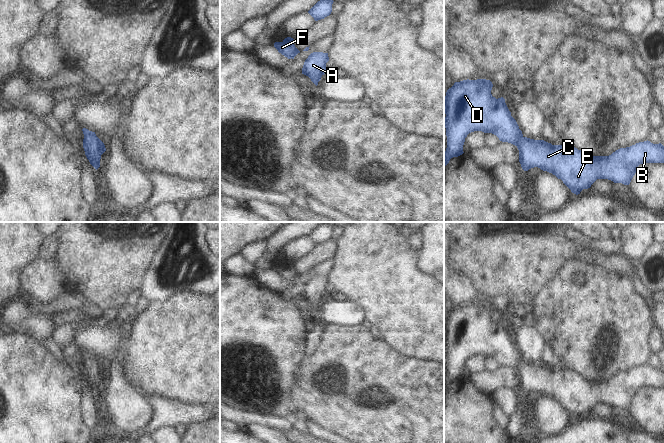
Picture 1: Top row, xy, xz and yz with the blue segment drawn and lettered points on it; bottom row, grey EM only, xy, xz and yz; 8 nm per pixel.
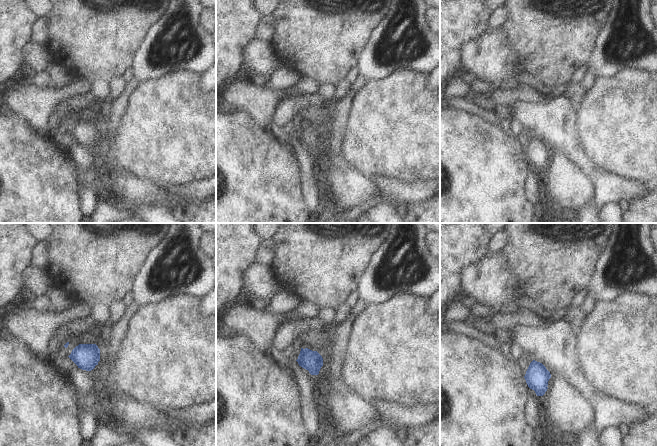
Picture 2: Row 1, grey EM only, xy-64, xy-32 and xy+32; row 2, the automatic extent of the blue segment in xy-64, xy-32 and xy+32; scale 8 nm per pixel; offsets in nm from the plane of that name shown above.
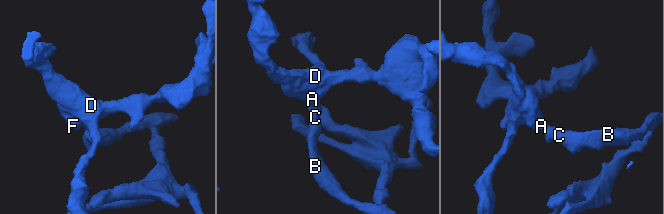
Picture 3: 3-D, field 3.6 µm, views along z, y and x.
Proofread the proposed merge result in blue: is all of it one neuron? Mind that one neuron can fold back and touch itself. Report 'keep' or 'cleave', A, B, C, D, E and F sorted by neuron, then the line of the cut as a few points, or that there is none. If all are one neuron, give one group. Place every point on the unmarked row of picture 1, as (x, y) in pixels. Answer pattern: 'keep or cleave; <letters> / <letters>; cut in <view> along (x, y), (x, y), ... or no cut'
keep; A B C D E F; no cut

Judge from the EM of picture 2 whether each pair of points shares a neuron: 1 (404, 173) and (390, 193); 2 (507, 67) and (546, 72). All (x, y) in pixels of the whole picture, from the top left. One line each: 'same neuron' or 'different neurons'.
1: different neurons
2: different neurons

